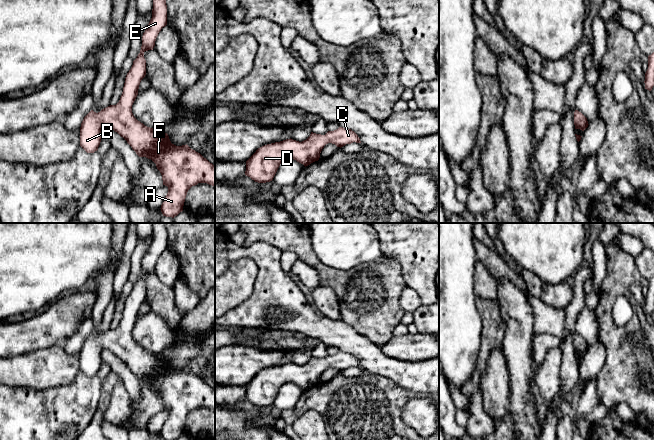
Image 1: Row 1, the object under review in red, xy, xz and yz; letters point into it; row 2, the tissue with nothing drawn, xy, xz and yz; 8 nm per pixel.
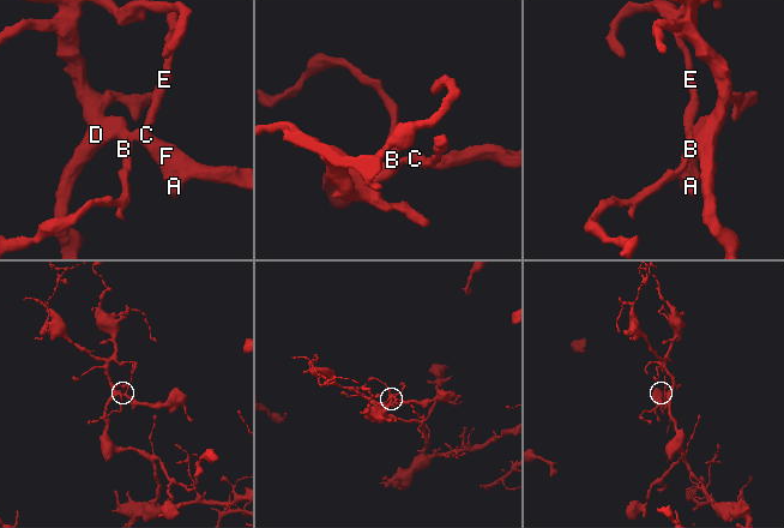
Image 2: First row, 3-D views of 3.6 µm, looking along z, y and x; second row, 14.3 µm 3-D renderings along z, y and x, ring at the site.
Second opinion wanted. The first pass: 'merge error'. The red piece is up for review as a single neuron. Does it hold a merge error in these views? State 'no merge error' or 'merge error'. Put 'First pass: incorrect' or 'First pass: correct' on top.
First pass: incorrect
no merge error

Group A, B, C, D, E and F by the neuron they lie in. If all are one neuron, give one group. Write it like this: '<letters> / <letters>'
A B C D E F

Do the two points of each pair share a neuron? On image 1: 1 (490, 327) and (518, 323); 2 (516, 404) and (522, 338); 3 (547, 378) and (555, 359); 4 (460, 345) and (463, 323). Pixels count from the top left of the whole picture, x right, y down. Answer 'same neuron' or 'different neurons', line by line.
1: different neurons
2: same neuron
3: same neuron
4: same neuron

